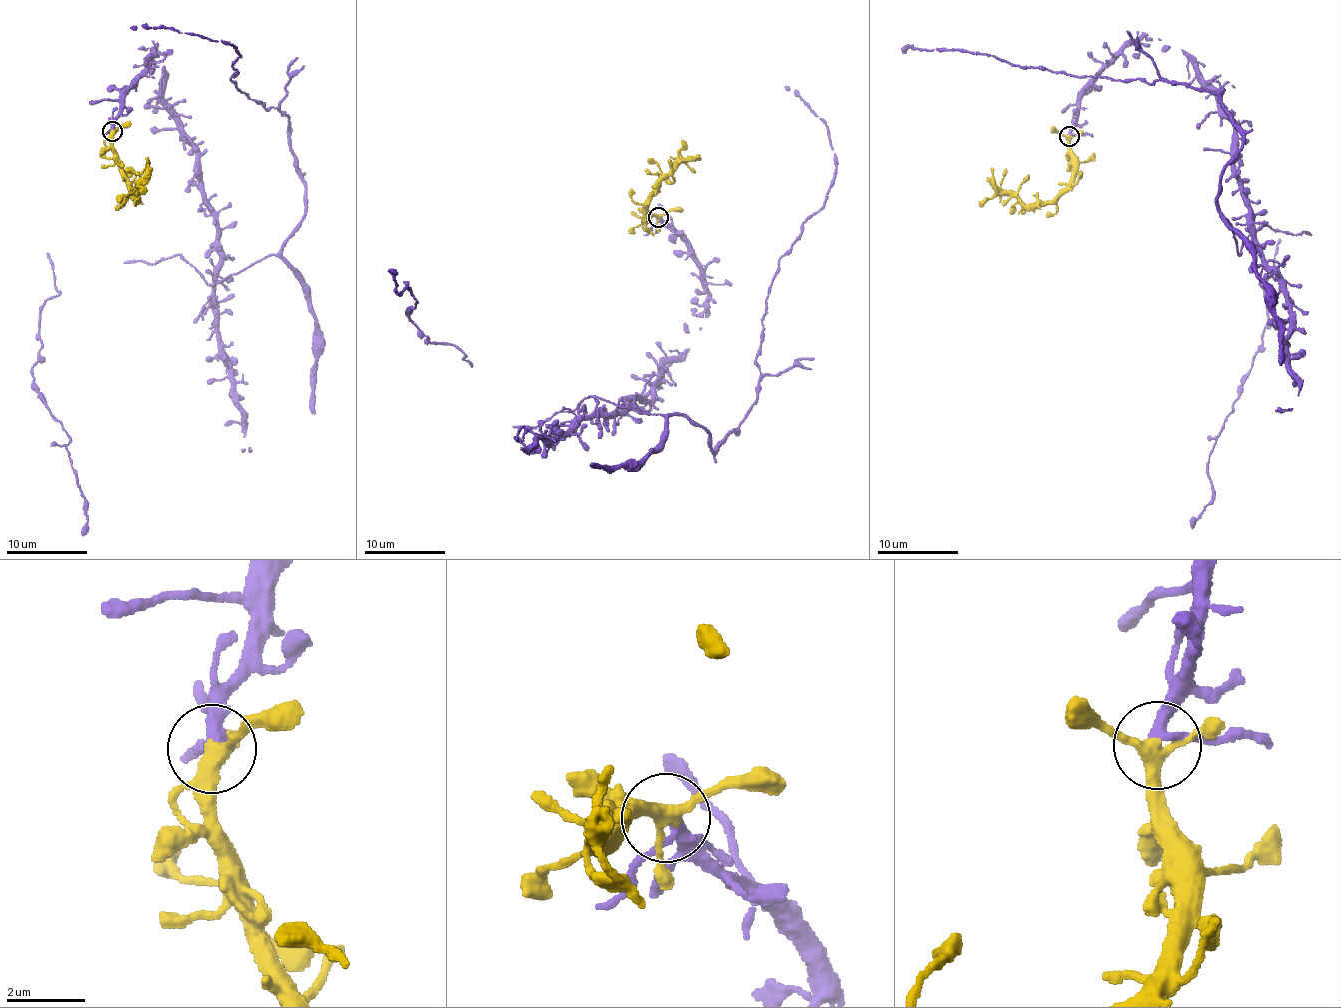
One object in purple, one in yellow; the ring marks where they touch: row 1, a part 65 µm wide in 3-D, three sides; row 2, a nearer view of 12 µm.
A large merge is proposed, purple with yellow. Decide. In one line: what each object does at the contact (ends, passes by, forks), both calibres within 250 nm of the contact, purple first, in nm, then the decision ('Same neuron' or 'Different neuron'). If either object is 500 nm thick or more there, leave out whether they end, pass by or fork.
At the ring purple passes by. At the ring yellow forks. Thickness 240 nm (purple) against 320 nm. Same neuron

